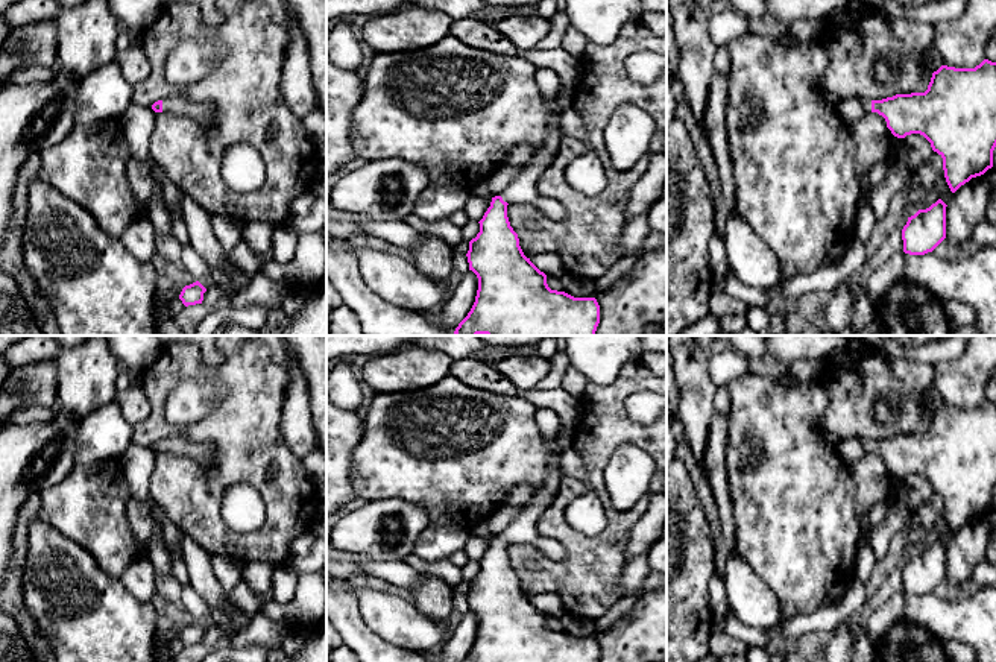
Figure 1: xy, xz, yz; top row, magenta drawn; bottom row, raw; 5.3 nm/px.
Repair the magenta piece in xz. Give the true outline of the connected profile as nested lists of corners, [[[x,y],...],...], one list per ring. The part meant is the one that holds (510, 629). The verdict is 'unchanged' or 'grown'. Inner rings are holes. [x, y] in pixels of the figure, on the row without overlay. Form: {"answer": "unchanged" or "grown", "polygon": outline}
{"answer": "grown", "polygon": [[[551,451],[545,483],[504,531],[492,537],[490,547],[478,562],[480,572],[469,582],[466,594],[469,610],[478,618],[478,630],[471,651],[462,662],[600,662],[600,645],[595,638],[574,638],[548,627],[547,615],[524,595],[507,557],[509,545],[531,544],[539,536],[537,519],[554,500],[562,477],[560,452]]]}

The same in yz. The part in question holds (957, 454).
{"answer": "grown", "polygon": [[[984,399],[975,408],[941,405],[925,433],[858,442],[865,452],[882,456],[894,477],[923,475],[943,498],[952,533],[993,507],[996,402]]]}

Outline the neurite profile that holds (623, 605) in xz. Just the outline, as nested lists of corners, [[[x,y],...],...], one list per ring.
[[[636,592],[621,597],[616,600],[616,603],[600,618],[595,619],[595,633],[594,638],[607,630],[612,624],[615,624],[618,619],[621,619],[624,615],[630,612],[630,609],[636,603]]]

